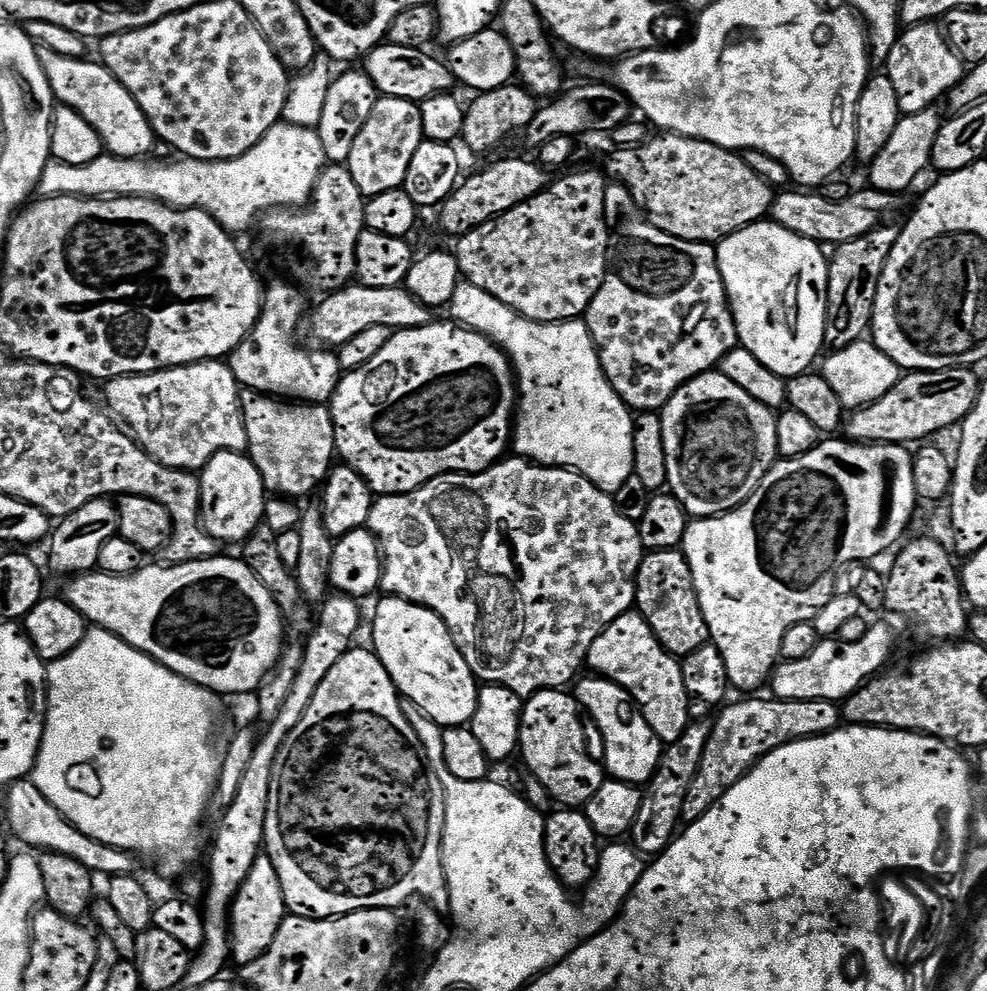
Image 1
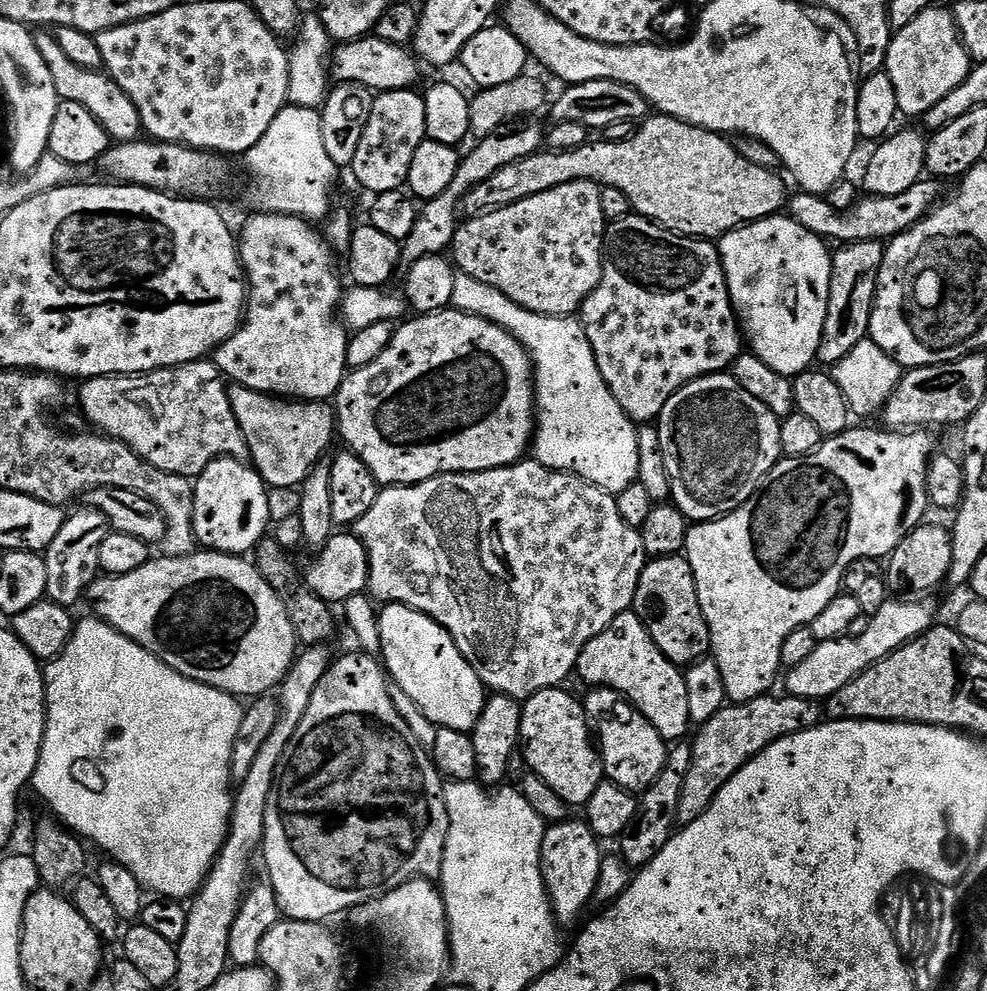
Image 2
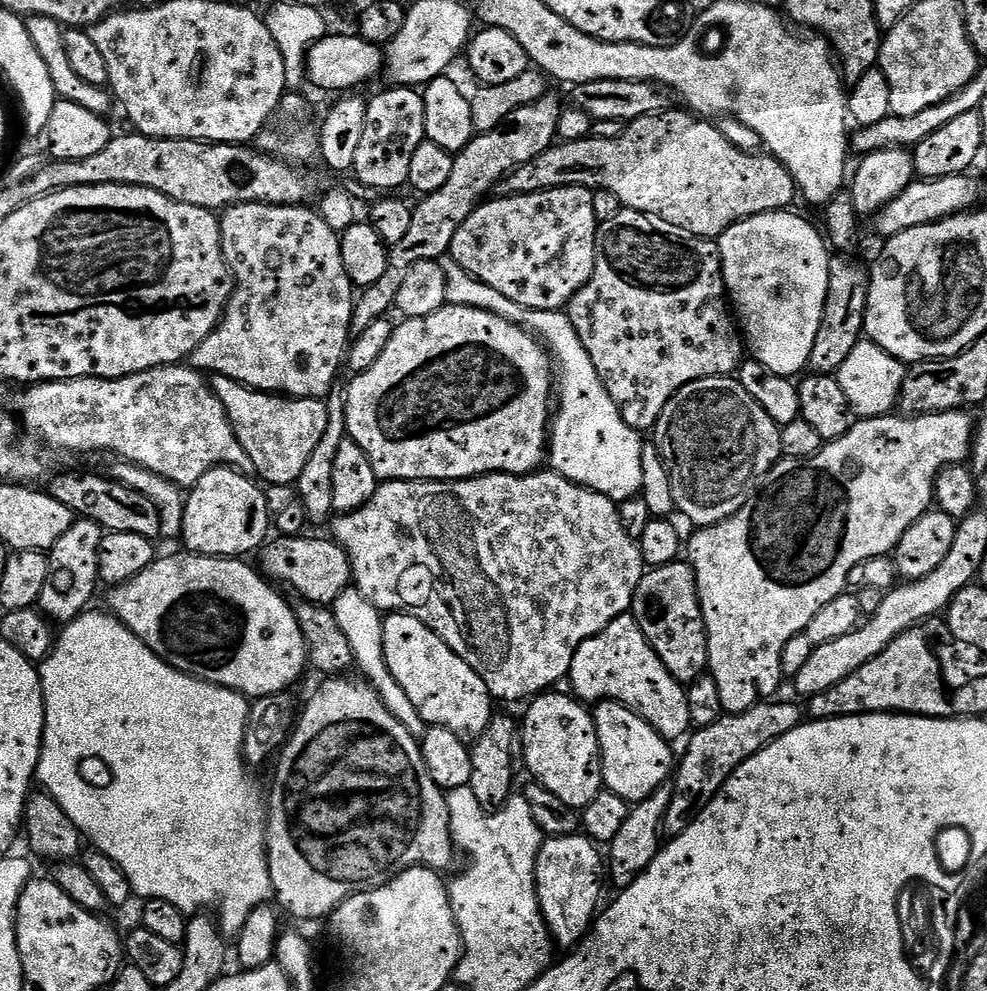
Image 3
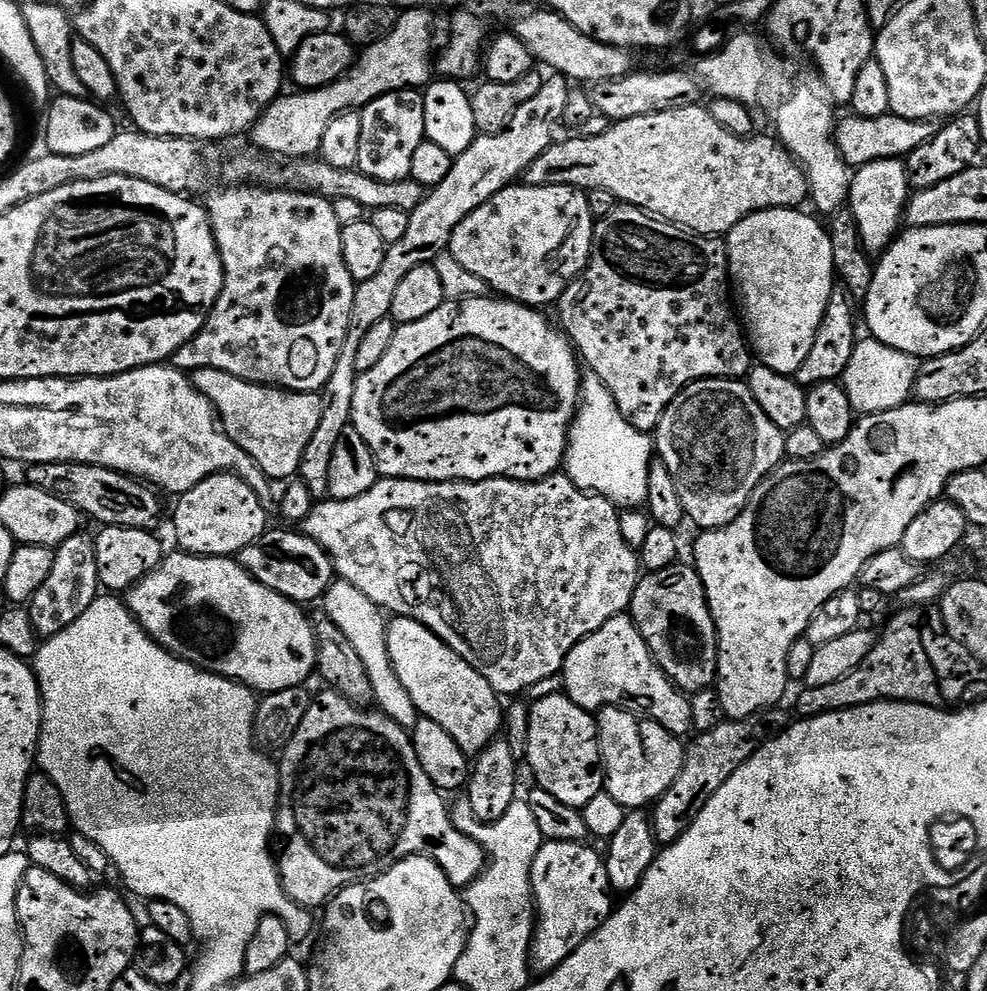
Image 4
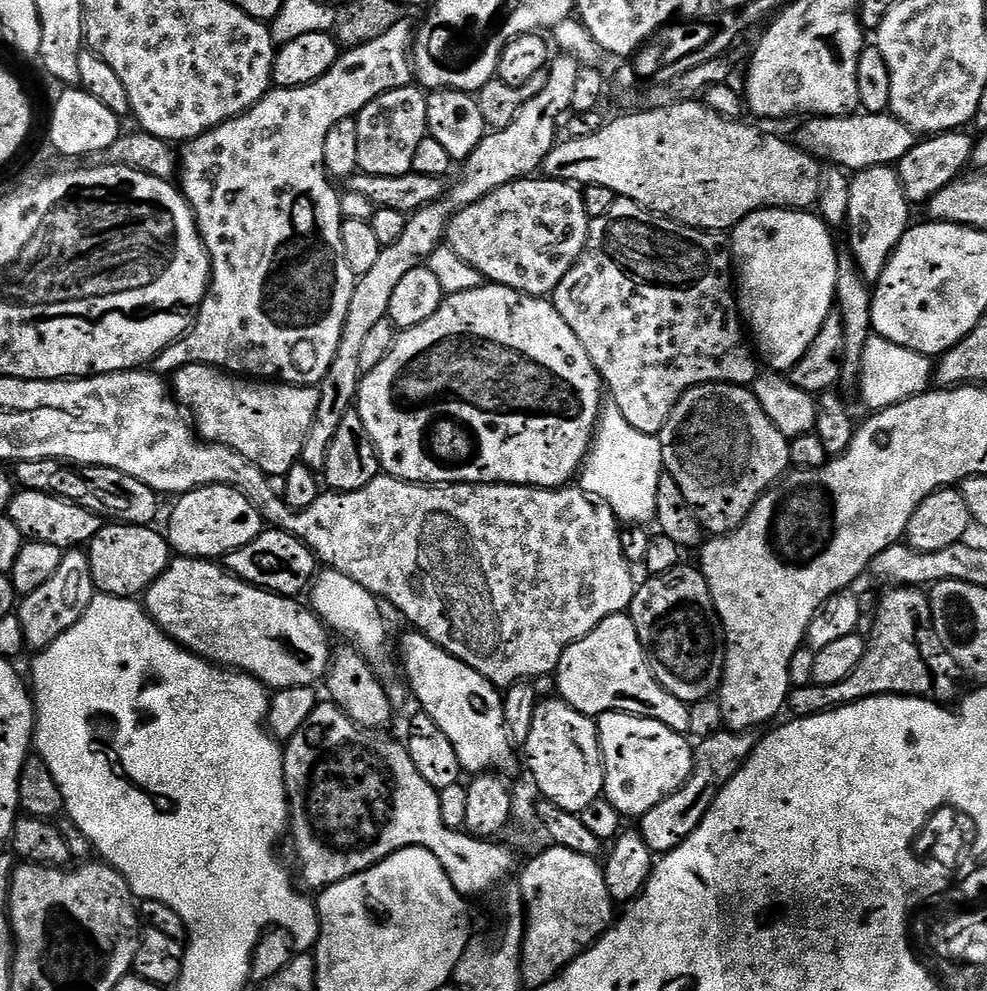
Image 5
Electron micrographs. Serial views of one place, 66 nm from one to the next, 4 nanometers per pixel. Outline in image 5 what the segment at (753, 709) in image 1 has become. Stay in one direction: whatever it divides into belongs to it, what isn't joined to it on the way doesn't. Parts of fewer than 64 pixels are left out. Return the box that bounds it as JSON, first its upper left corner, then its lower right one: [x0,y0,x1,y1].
[638,730,758,854]

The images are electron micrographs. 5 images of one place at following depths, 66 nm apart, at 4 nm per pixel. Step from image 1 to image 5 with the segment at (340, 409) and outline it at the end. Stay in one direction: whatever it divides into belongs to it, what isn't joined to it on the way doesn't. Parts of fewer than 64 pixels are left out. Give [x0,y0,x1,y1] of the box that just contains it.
[354,282,606,488]

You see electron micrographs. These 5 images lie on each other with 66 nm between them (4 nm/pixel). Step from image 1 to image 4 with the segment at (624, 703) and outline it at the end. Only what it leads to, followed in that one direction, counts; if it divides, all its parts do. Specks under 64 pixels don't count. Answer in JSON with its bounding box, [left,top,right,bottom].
[596,708,686,810]

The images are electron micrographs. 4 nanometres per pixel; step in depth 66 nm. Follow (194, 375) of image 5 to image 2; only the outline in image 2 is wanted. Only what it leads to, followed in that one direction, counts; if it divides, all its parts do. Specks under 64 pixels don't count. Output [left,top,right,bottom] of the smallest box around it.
[228,387,338,489]

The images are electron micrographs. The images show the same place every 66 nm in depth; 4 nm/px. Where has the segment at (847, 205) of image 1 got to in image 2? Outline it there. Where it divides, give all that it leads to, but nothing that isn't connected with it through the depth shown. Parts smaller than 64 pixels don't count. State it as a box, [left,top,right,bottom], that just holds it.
[790,178,941,245]

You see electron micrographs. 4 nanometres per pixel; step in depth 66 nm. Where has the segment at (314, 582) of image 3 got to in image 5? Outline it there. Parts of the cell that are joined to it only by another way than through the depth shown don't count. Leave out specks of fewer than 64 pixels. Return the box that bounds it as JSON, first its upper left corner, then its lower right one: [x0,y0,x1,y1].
[222,526,318,598]

